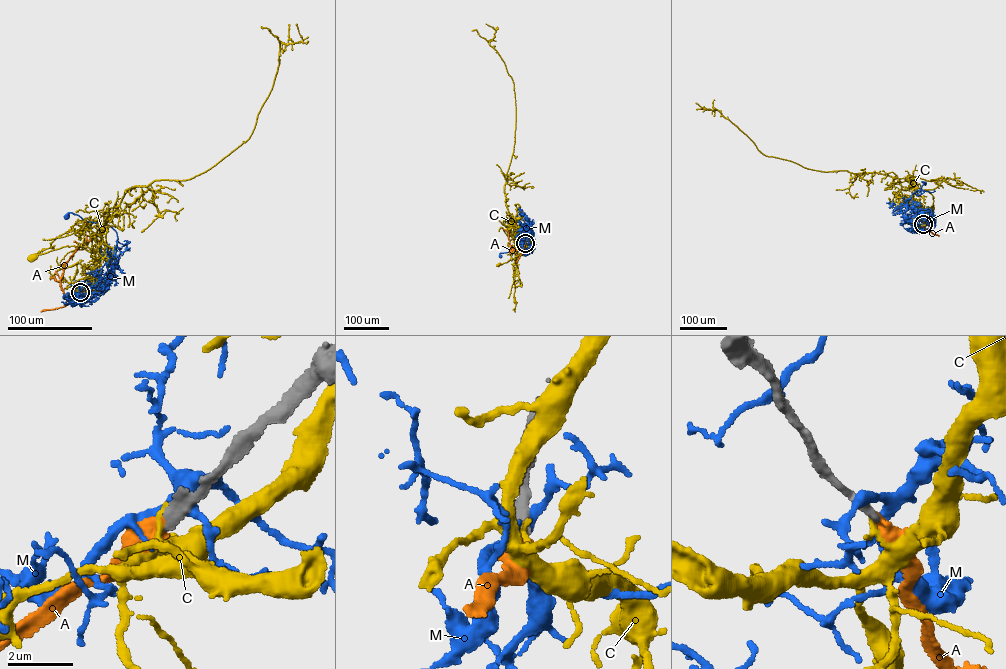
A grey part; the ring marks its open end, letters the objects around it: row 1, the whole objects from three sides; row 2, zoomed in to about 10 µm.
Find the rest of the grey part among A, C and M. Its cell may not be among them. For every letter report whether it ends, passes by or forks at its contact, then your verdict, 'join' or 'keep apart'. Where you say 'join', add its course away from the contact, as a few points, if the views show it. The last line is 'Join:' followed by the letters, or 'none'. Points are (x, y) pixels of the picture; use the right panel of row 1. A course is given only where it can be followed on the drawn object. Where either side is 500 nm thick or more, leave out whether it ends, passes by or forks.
A: it passes by; join; course (923, 224), (930, 231), (922, 214), (908, 205), (902, 196)
C: it ends; keep apart
M: it passes by; keep apart
Join: A

